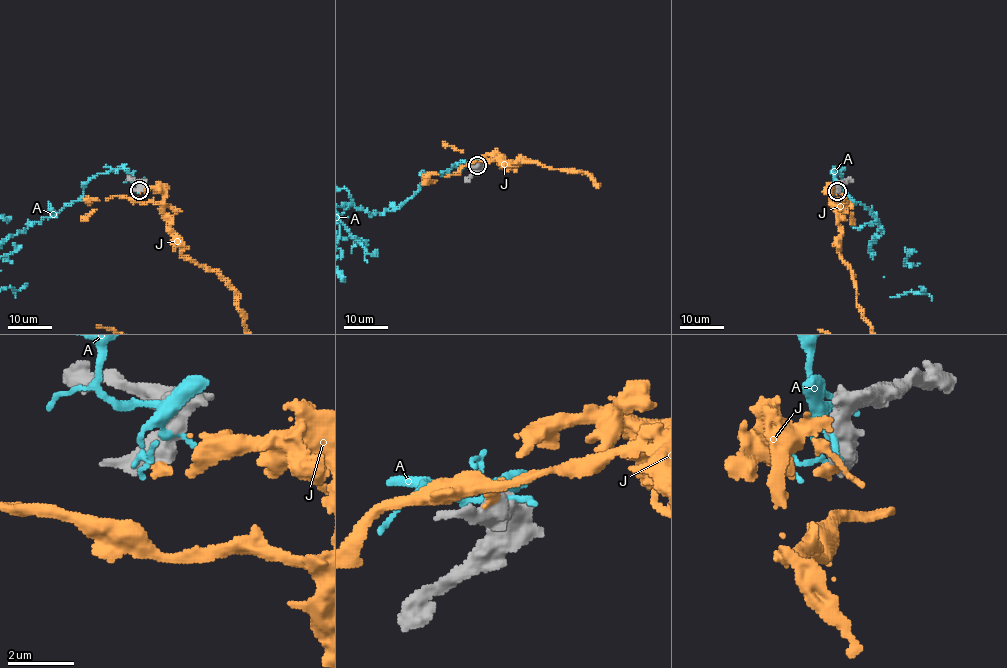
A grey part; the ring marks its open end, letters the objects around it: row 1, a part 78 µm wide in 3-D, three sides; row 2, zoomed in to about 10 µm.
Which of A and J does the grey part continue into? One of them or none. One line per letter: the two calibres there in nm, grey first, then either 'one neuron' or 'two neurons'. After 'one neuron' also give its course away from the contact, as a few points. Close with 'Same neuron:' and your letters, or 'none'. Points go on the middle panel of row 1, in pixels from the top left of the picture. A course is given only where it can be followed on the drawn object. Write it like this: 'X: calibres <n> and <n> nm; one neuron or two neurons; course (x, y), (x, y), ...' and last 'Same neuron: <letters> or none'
A: calibres 600 and 240 nm; two neurons
J: calibres 550 and 280 nm; one neuron
Same neuron: J

